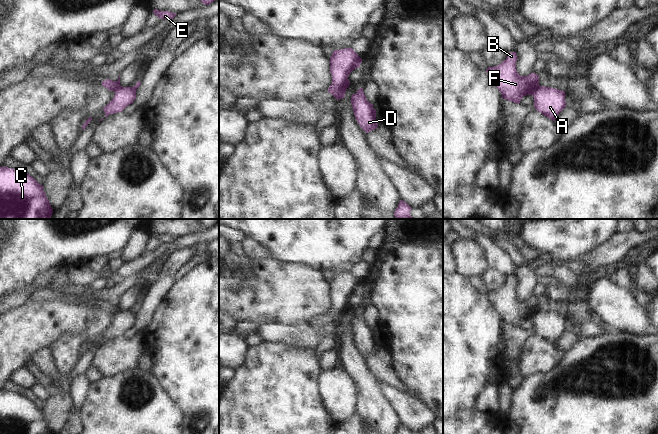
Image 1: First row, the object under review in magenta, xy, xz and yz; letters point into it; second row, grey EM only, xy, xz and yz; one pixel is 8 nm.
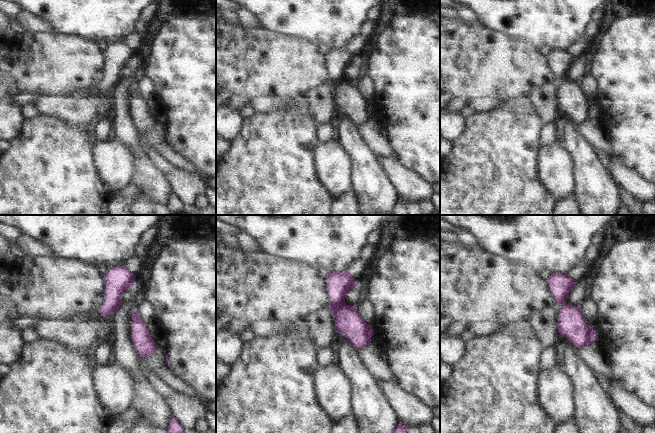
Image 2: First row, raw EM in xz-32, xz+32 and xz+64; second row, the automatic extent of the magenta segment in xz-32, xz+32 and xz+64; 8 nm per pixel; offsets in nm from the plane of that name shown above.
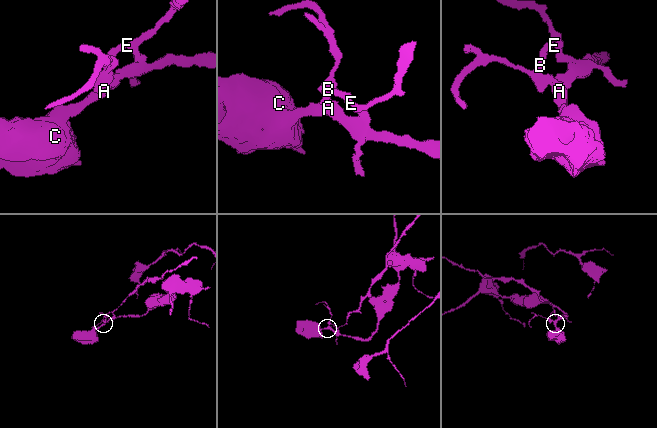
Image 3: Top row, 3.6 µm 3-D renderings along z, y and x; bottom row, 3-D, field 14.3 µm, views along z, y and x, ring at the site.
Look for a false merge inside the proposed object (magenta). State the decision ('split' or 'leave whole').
split

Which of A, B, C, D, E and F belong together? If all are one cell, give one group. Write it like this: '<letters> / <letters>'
A C D / B E F

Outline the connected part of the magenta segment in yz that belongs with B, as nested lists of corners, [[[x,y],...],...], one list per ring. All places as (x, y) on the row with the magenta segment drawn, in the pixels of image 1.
[[[511,52],[501,64],[488,67],[486,72],[499,89],[502,98],[519,104],[524,96],[532,95],[540,85],[536,73],[525,77],[519,75],[516,70],[517,59],[516,52]]]

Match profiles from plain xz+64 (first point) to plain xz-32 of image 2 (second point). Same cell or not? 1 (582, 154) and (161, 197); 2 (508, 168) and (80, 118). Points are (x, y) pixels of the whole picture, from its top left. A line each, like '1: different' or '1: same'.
1: same
2: different

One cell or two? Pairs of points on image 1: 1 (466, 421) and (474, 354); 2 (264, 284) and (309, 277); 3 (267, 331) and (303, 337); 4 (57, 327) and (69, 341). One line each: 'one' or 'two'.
1: two
2: one
3: one
4: two

